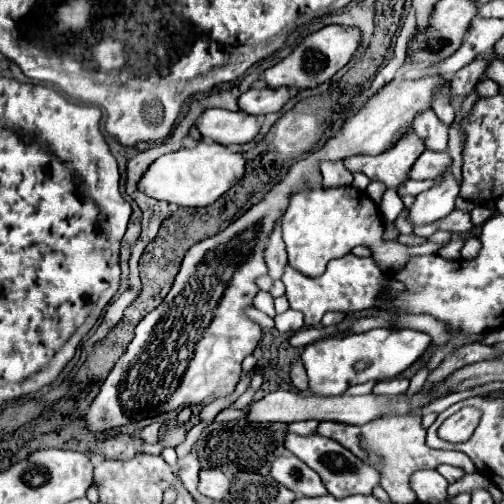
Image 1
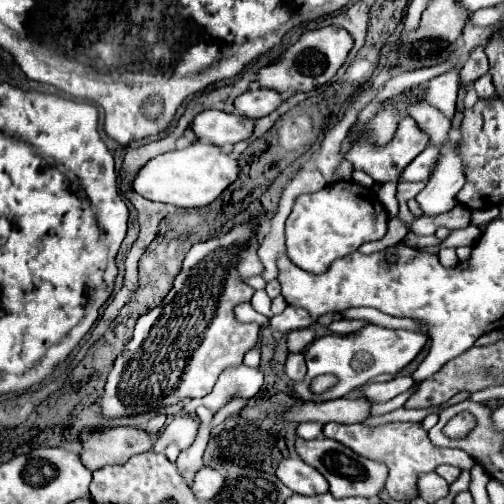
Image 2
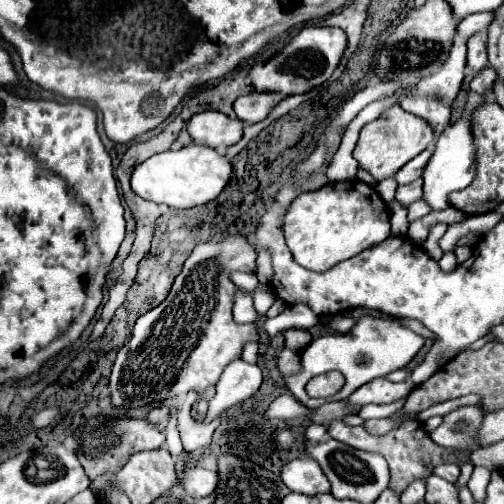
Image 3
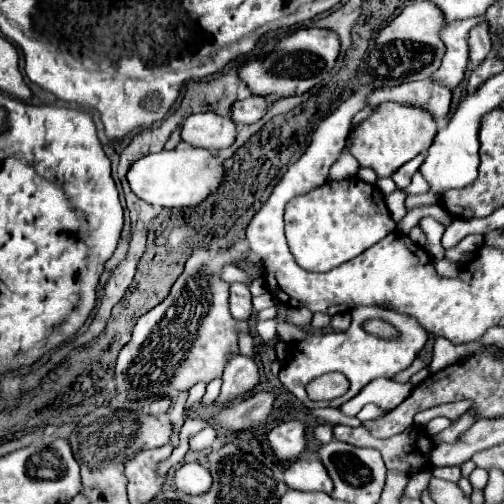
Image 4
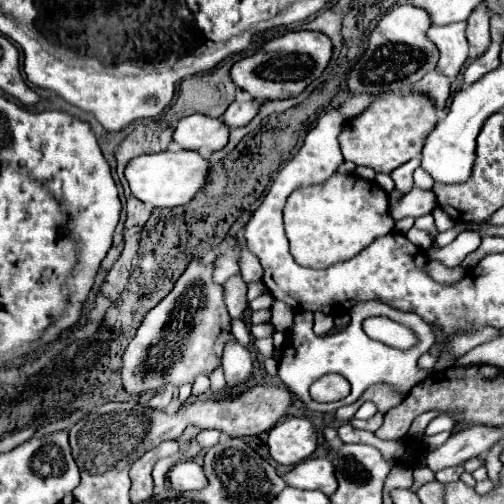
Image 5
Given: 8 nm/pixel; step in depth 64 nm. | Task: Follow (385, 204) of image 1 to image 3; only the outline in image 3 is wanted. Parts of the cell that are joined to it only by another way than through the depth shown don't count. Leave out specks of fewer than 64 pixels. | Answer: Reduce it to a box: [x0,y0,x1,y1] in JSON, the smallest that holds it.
[376,178,396,206]

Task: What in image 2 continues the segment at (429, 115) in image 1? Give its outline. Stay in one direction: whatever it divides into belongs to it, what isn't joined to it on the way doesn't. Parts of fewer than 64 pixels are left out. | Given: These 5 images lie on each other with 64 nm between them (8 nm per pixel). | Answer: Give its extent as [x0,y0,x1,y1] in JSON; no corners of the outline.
[410,102,450,148]

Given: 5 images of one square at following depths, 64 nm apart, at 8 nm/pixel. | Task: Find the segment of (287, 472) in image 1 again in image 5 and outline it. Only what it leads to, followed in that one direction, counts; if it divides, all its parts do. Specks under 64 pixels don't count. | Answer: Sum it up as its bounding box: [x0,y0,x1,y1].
[286,458,338,496]

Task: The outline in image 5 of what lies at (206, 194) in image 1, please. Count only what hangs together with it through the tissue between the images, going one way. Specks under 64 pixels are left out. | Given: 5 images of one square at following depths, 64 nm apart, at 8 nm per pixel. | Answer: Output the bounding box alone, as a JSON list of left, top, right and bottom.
[126,150,210,208]

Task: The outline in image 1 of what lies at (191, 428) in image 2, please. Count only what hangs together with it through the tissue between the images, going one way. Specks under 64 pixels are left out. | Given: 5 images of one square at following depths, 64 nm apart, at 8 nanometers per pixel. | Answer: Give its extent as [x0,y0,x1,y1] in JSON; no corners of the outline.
[139,424,188,455]

